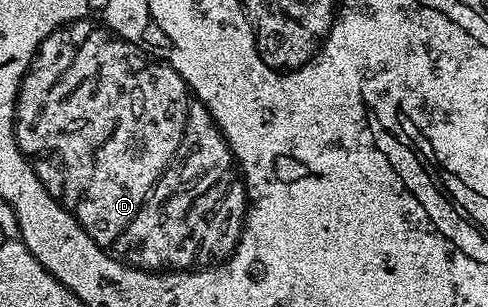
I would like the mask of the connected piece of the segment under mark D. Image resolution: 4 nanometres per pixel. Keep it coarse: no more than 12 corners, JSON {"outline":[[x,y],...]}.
{"outline":[[41,40],[16,144],[97,246],[227,260],[244,181],[169,64]]}

